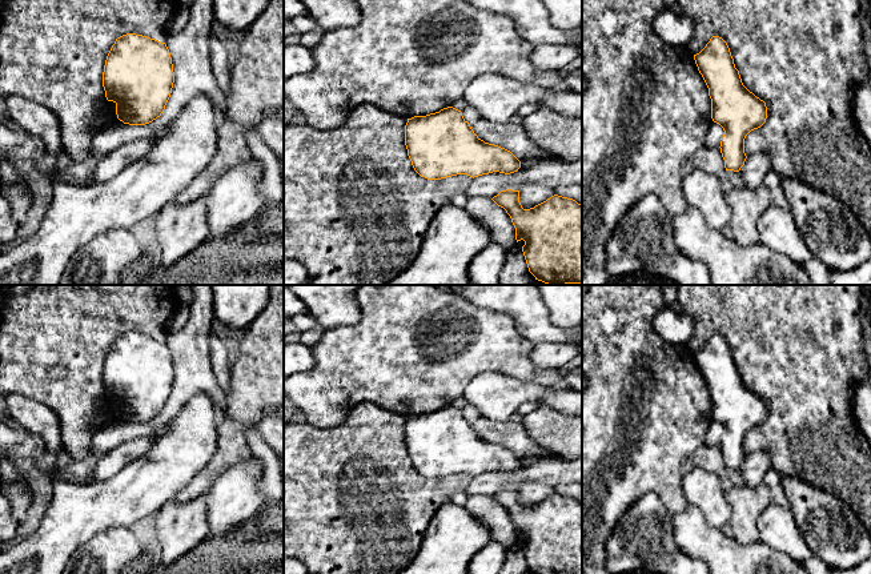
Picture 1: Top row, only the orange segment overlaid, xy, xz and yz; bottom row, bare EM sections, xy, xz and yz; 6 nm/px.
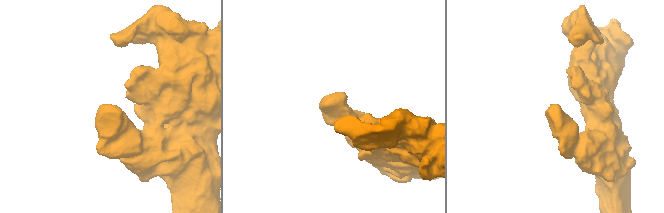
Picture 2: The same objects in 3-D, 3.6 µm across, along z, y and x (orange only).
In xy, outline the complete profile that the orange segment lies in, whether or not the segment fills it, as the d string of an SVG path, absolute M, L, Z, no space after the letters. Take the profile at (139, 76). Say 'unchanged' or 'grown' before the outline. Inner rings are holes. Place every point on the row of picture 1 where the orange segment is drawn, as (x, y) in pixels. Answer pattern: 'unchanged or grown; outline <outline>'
unchanged; outline M136 33L116 39L105 60L103 87L107 100L116 104L120 121L145 125L160 117L170 97L173 83L173 64L165 43Z

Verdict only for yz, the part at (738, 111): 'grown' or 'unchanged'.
unchanged

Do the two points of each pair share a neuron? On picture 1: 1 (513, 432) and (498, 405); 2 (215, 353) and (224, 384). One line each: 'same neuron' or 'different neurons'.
1: different neurons
2: same neuron

